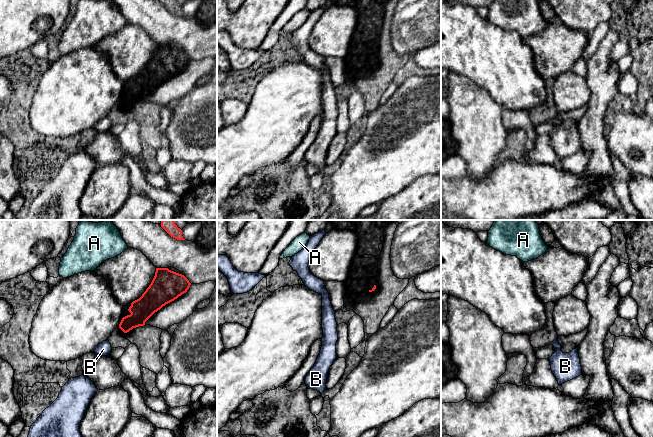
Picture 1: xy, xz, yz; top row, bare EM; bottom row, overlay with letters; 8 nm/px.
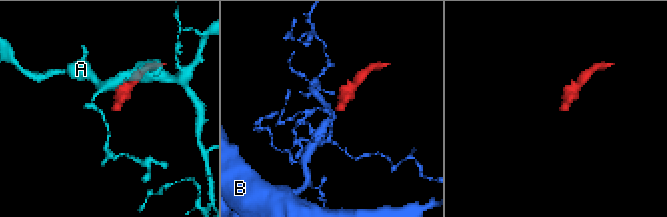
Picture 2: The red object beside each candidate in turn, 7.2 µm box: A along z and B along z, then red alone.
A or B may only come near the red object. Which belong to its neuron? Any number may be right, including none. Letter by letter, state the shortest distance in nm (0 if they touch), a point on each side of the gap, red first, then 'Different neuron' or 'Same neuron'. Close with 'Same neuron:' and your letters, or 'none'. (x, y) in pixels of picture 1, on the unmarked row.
A: Distance 280 nm. Across: xy (156, 44), (127, 23). Different neuron
B: Distance 140 nm. Across: xy (119, 103), (107, 116). Different neuron
Same neuron: none

